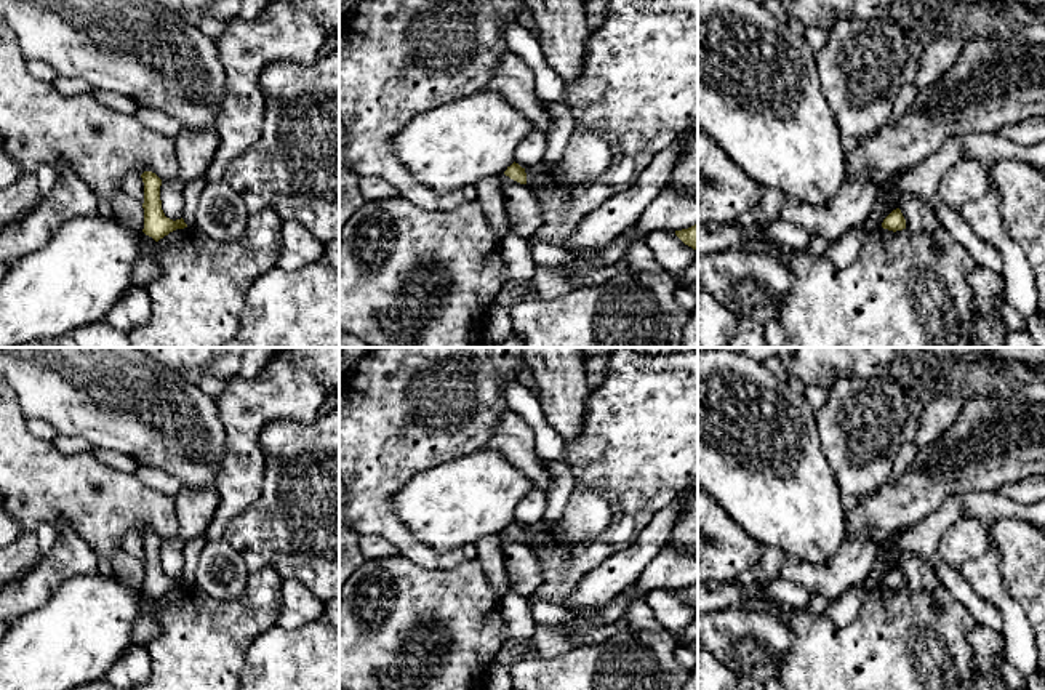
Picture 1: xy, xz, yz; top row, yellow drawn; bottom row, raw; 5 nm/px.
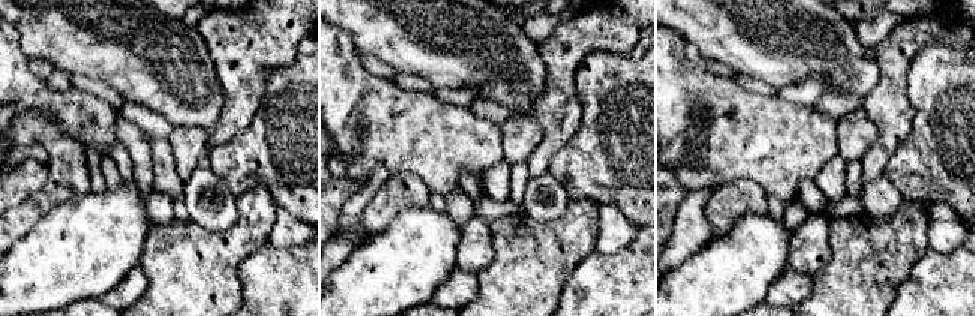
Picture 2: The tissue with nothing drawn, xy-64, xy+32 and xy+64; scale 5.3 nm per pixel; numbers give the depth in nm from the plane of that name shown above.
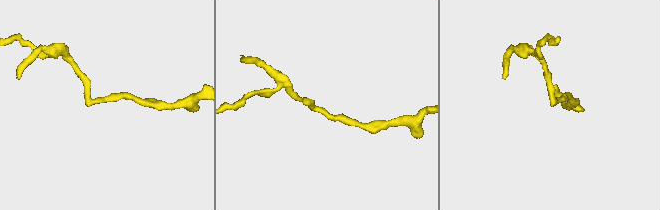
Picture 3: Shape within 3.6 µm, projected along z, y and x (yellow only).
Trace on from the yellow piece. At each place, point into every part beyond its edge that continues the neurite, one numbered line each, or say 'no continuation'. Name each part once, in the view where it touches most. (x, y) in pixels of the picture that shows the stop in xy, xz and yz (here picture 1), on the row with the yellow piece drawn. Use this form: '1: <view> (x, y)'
no continuation

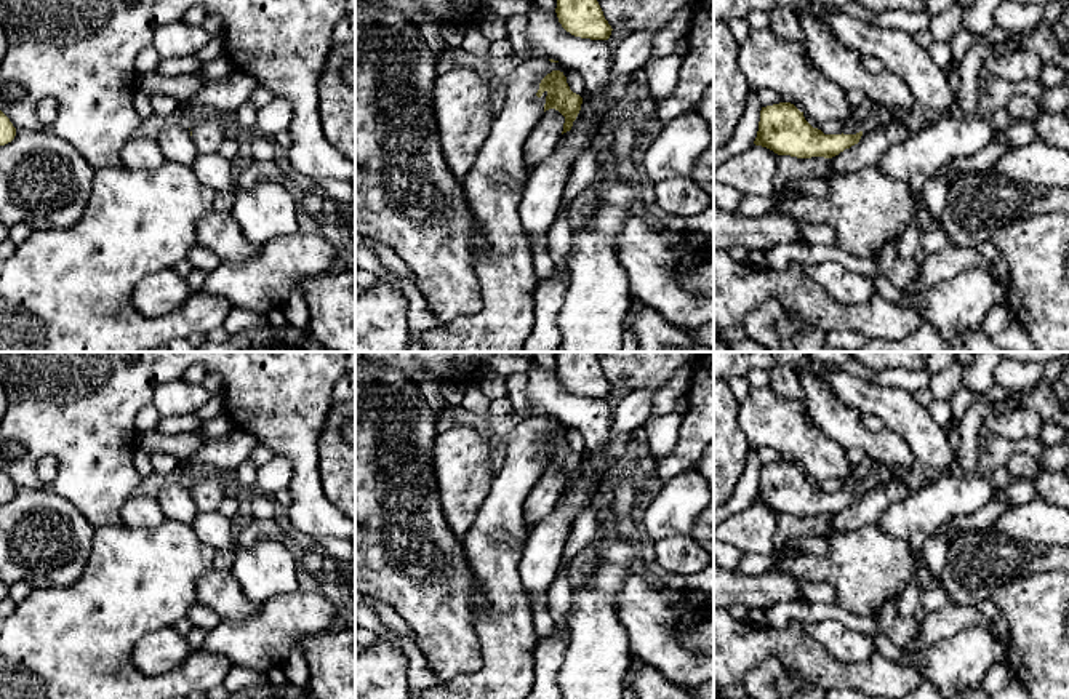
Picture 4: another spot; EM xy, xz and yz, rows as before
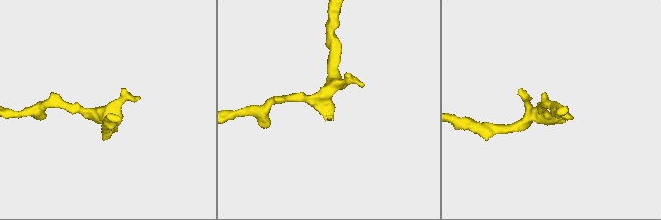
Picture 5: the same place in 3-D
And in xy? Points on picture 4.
1: xy (208, 131)

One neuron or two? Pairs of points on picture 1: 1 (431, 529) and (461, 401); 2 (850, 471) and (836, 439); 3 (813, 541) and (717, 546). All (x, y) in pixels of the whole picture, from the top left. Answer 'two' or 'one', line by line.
1: two
2: one
3: two

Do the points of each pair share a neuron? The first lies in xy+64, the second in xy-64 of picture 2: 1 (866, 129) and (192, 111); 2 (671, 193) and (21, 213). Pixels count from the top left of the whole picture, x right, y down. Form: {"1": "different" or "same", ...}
{"1": "different", "2": "different"}

